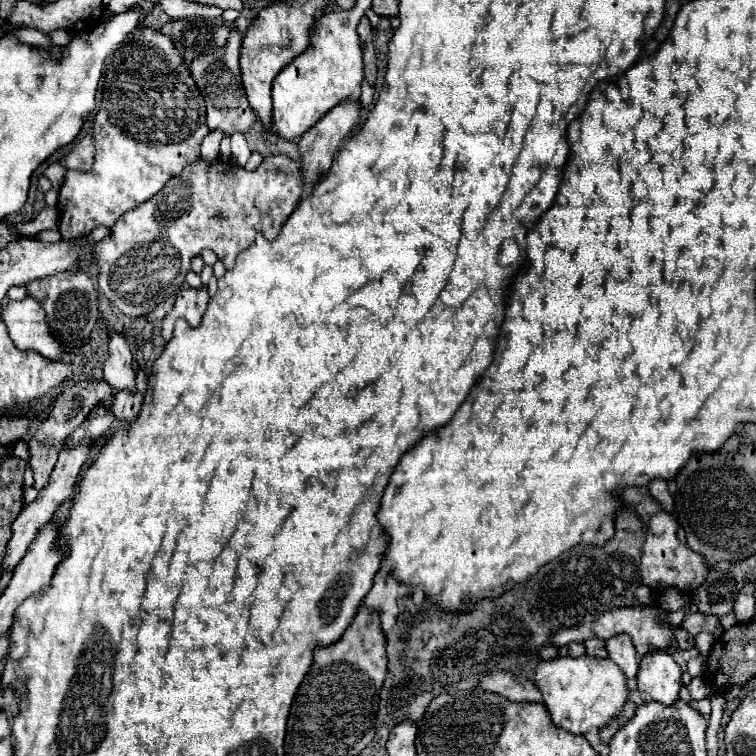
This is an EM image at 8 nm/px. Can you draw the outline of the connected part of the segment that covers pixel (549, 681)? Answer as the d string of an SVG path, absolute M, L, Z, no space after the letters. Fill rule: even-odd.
M558 656L554 660L542 660L534 672L534 684L544 698L544 706L554 726L560 726L572 734L584 734L590 728L606 726L628 700L626 676L610 658Z

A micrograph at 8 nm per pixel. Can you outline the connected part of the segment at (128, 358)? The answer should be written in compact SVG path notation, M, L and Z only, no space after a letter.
M108 330L110 336L110 356L104 362L104 380L112 386L112 390L128 390L136 392L136 370L134 370L134 358L128 348L126 338L120 332Z

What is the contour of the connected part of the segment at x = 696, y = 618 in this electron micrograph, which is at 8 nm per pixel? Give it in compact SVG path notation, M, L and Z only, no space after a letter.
M696 612L696 614L688 614L680 628L688 630L692 636L696 636L698 632L716 634L716 632L722 630L722 626L720 626L720 622L718 622L716 616L704 616L704 614L700 614L700 612Z

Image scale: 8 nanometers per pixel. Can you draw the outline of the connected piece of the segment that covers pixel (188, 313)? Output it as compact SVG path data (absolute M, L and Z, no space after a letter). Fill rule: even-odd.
M188 288L182 292L182 296L176 298L172 312L166 314L166 318L162 320L162 336L168 342L172 338L172 330L174 330L174 320L184 318L190 326L200 326L202 316L206 312L208 306L208 288Z

